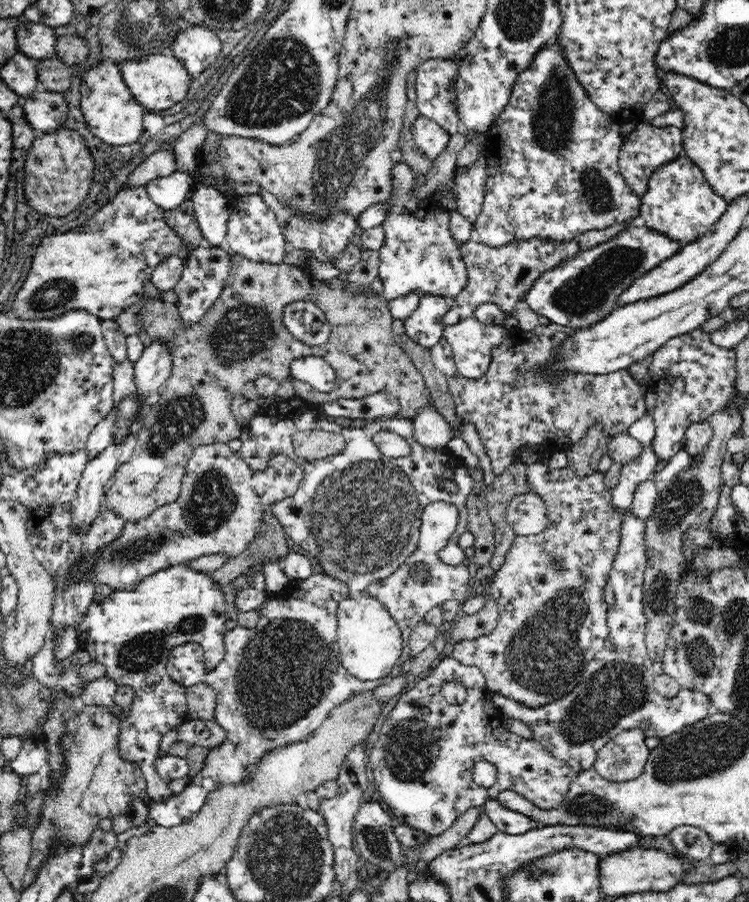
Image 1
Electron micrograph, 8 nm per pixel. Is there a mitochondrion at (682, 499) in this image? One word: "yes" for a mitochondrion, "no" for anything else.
yes

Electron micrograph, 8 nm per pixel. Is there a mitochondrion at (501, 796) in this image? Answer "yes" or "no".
no

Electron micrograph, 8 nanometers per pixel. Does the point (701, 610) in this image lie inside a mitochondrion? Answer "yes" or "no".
yes

